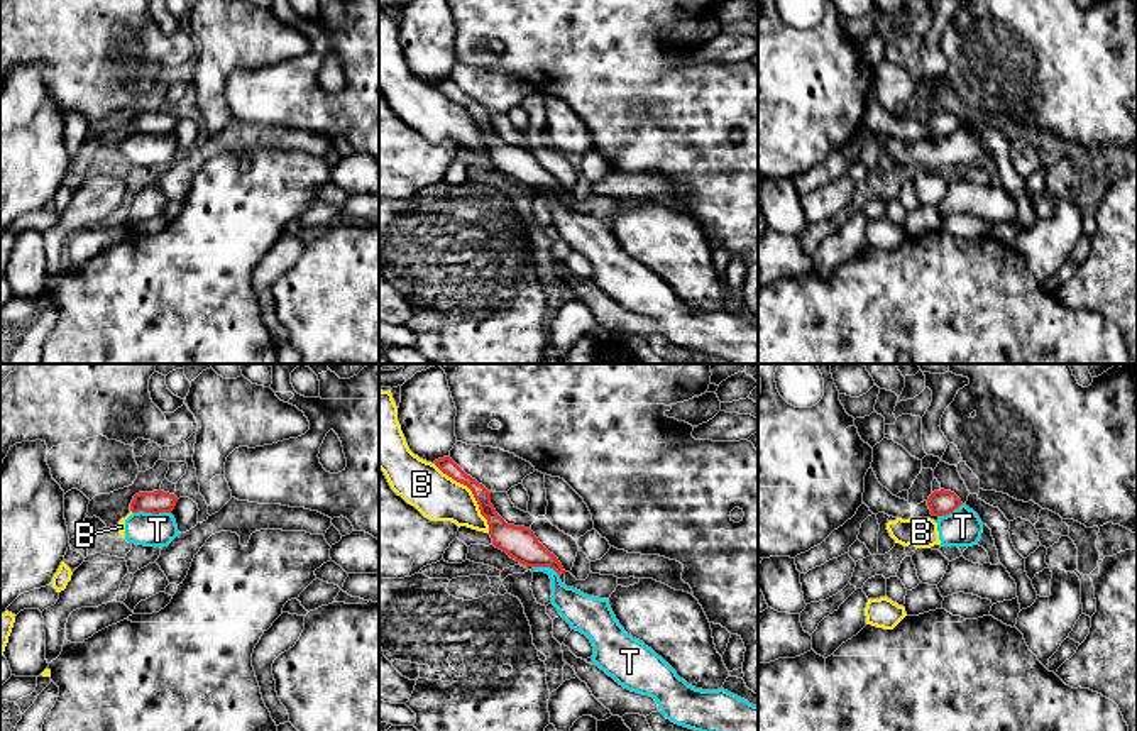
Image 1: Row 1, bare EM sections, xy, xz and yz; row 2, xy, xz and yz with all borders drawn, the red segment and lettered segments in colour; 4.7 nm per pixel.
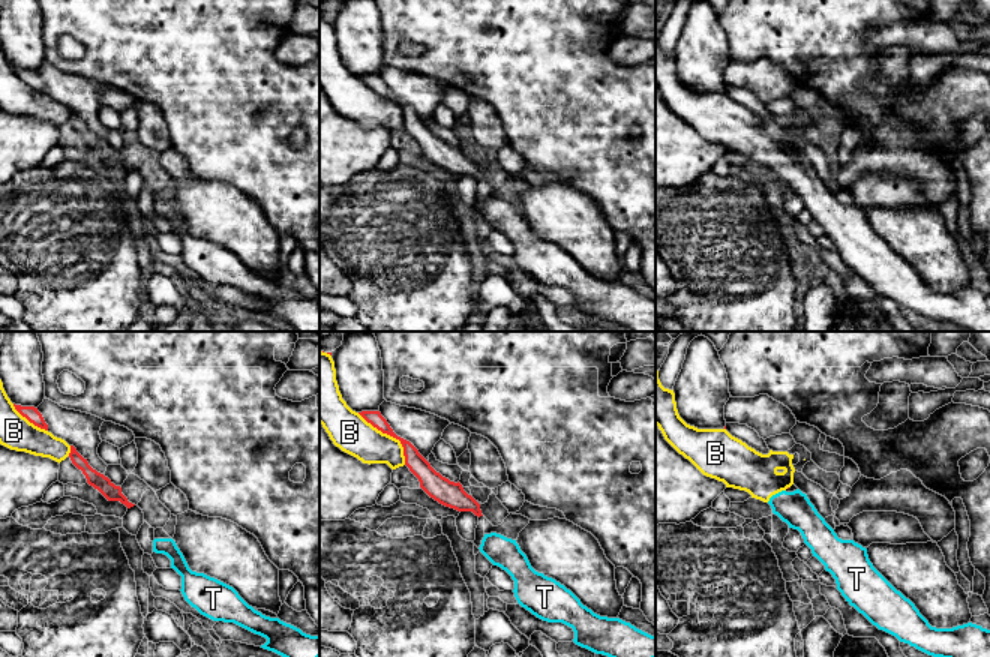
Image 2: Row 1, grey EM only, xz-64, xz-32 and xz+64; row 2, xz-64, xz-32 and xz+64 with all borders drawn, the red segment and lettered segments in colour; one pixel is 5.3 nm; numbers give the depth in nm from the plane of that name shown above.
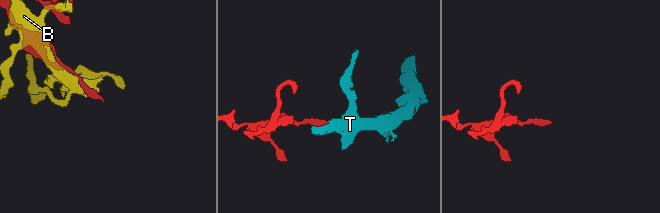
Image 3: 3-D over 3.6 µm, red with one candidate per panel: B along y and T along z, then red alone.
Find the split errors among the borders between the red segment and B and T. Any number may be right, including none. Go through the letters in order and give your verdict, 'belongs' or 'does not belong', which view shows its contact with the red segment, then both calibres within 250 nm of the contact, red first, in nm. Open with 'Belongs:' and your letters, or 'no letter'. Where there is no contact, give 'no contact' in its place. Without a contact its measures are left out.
Belongs: no letter
B: does not belong; contact in xz; calibres 120 and 220 nm
T: does not belong; contact in xy; calibres 110 and 160 nm

